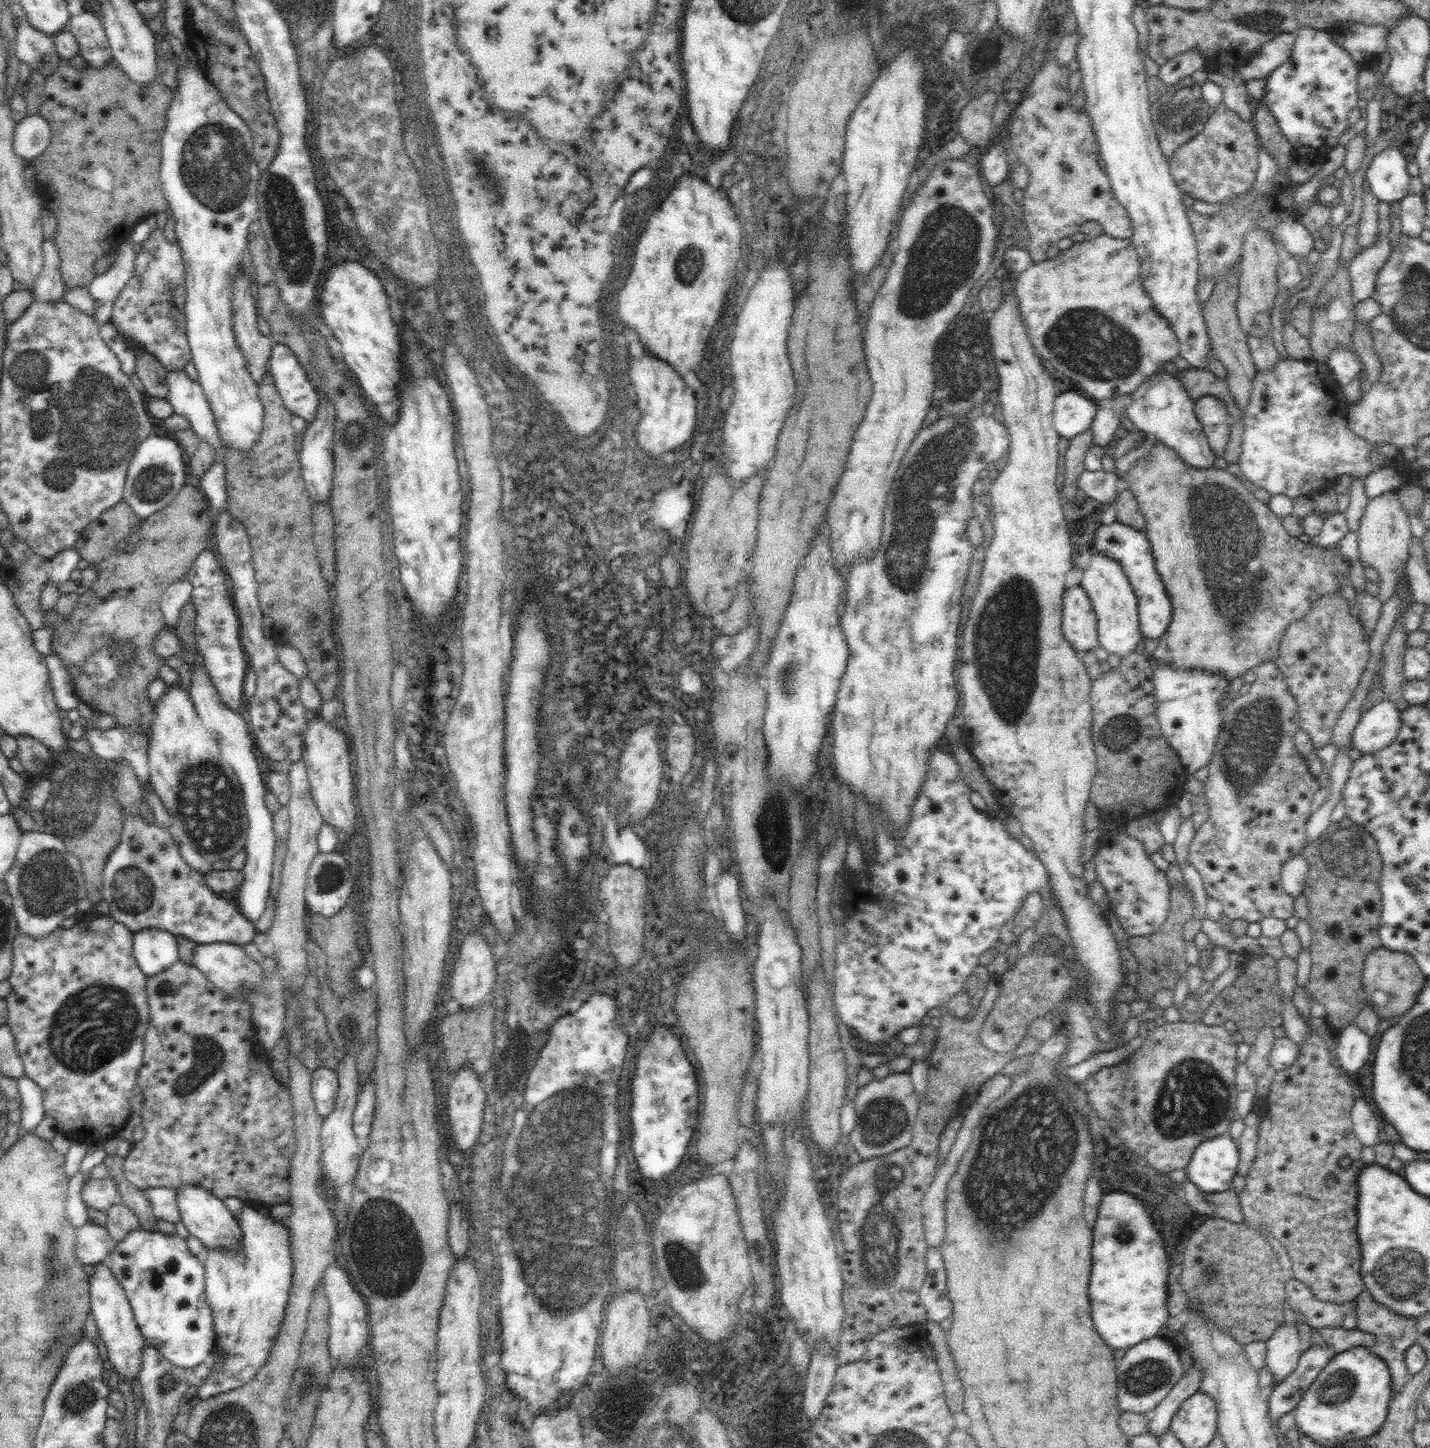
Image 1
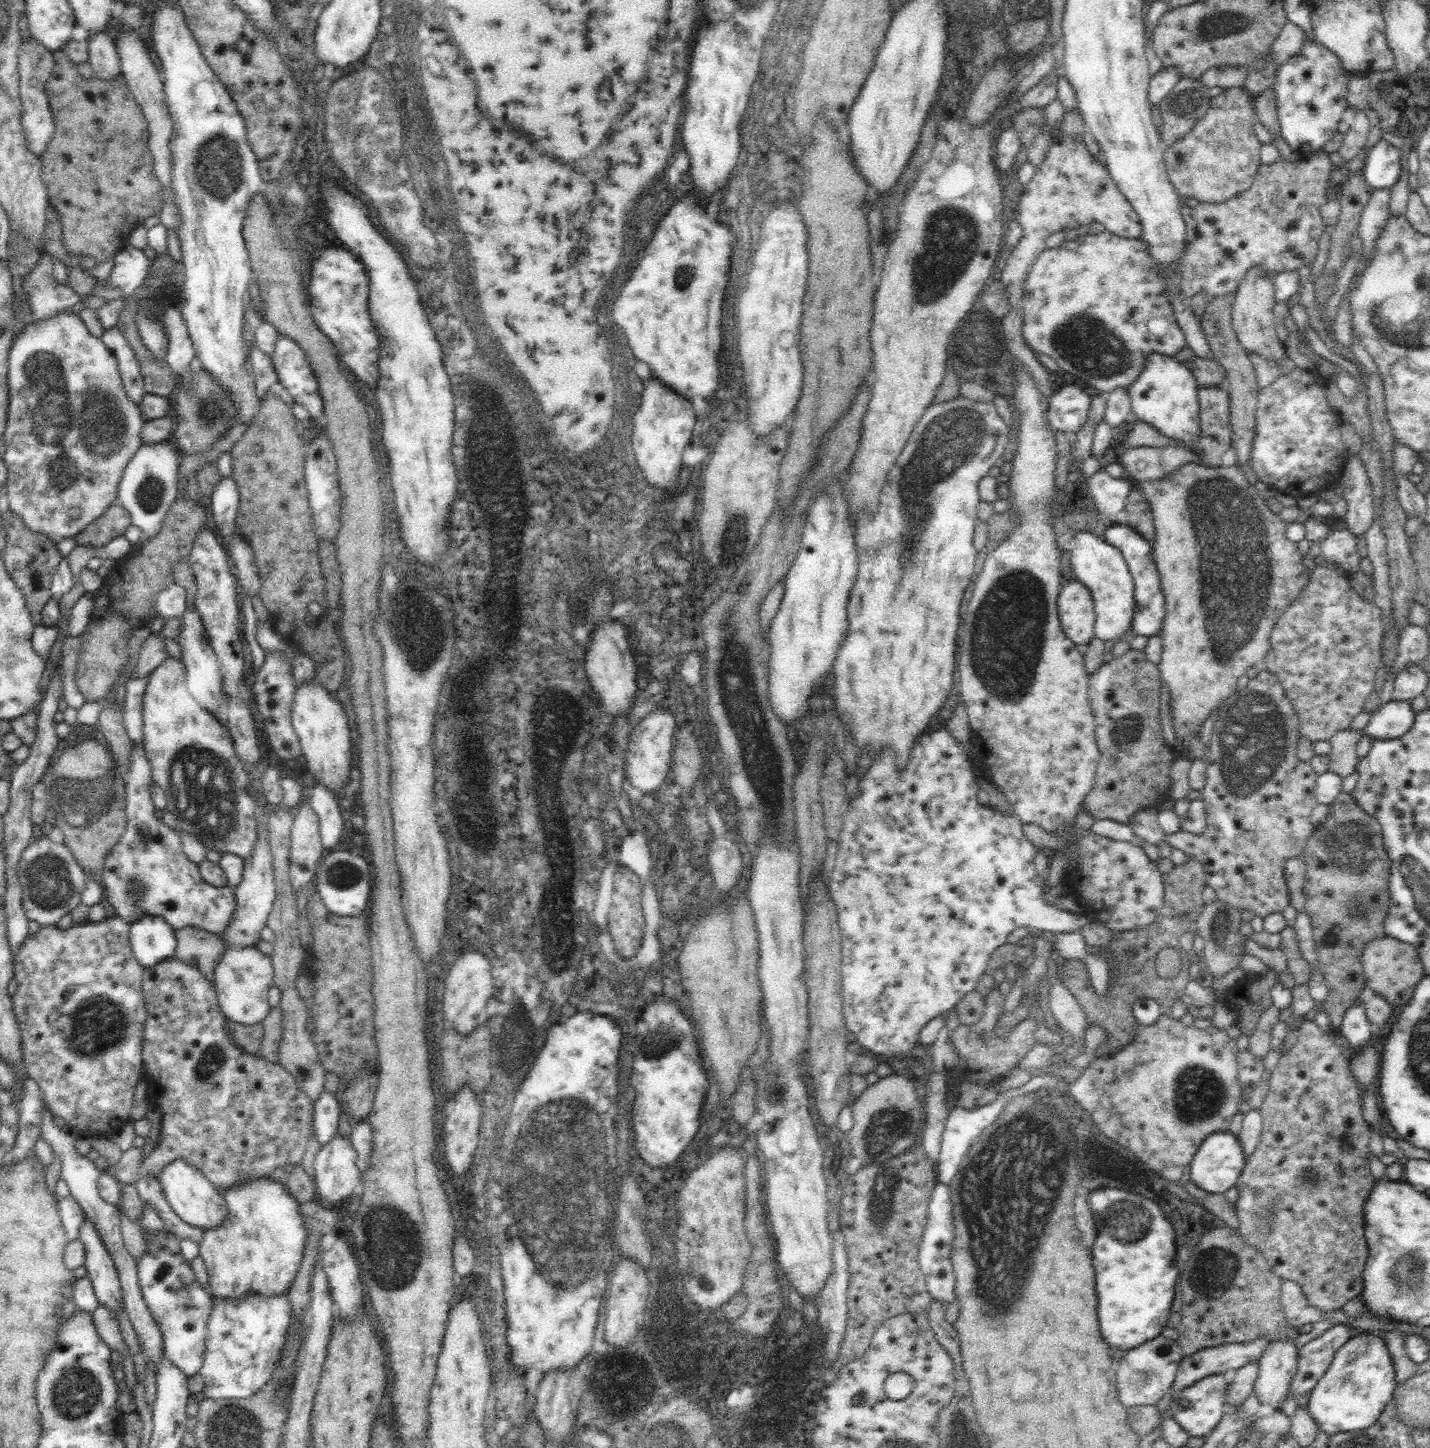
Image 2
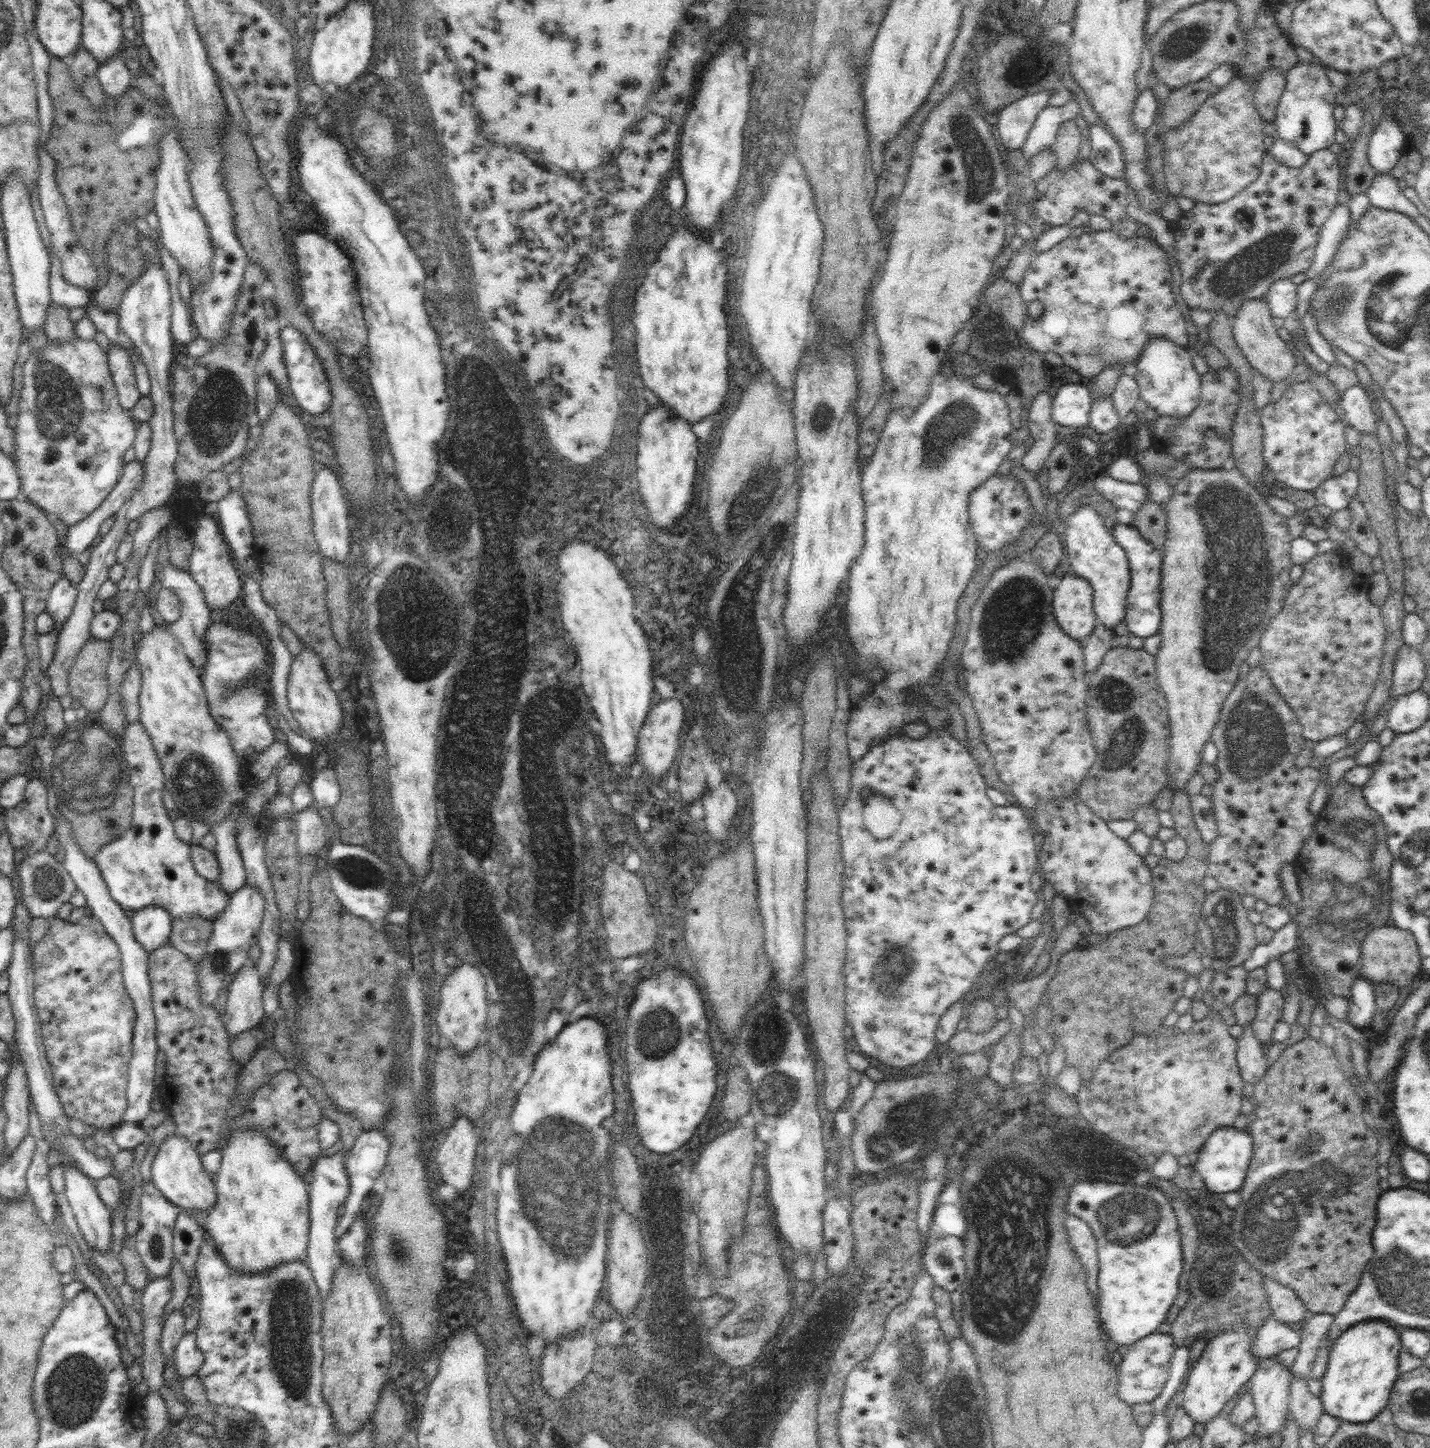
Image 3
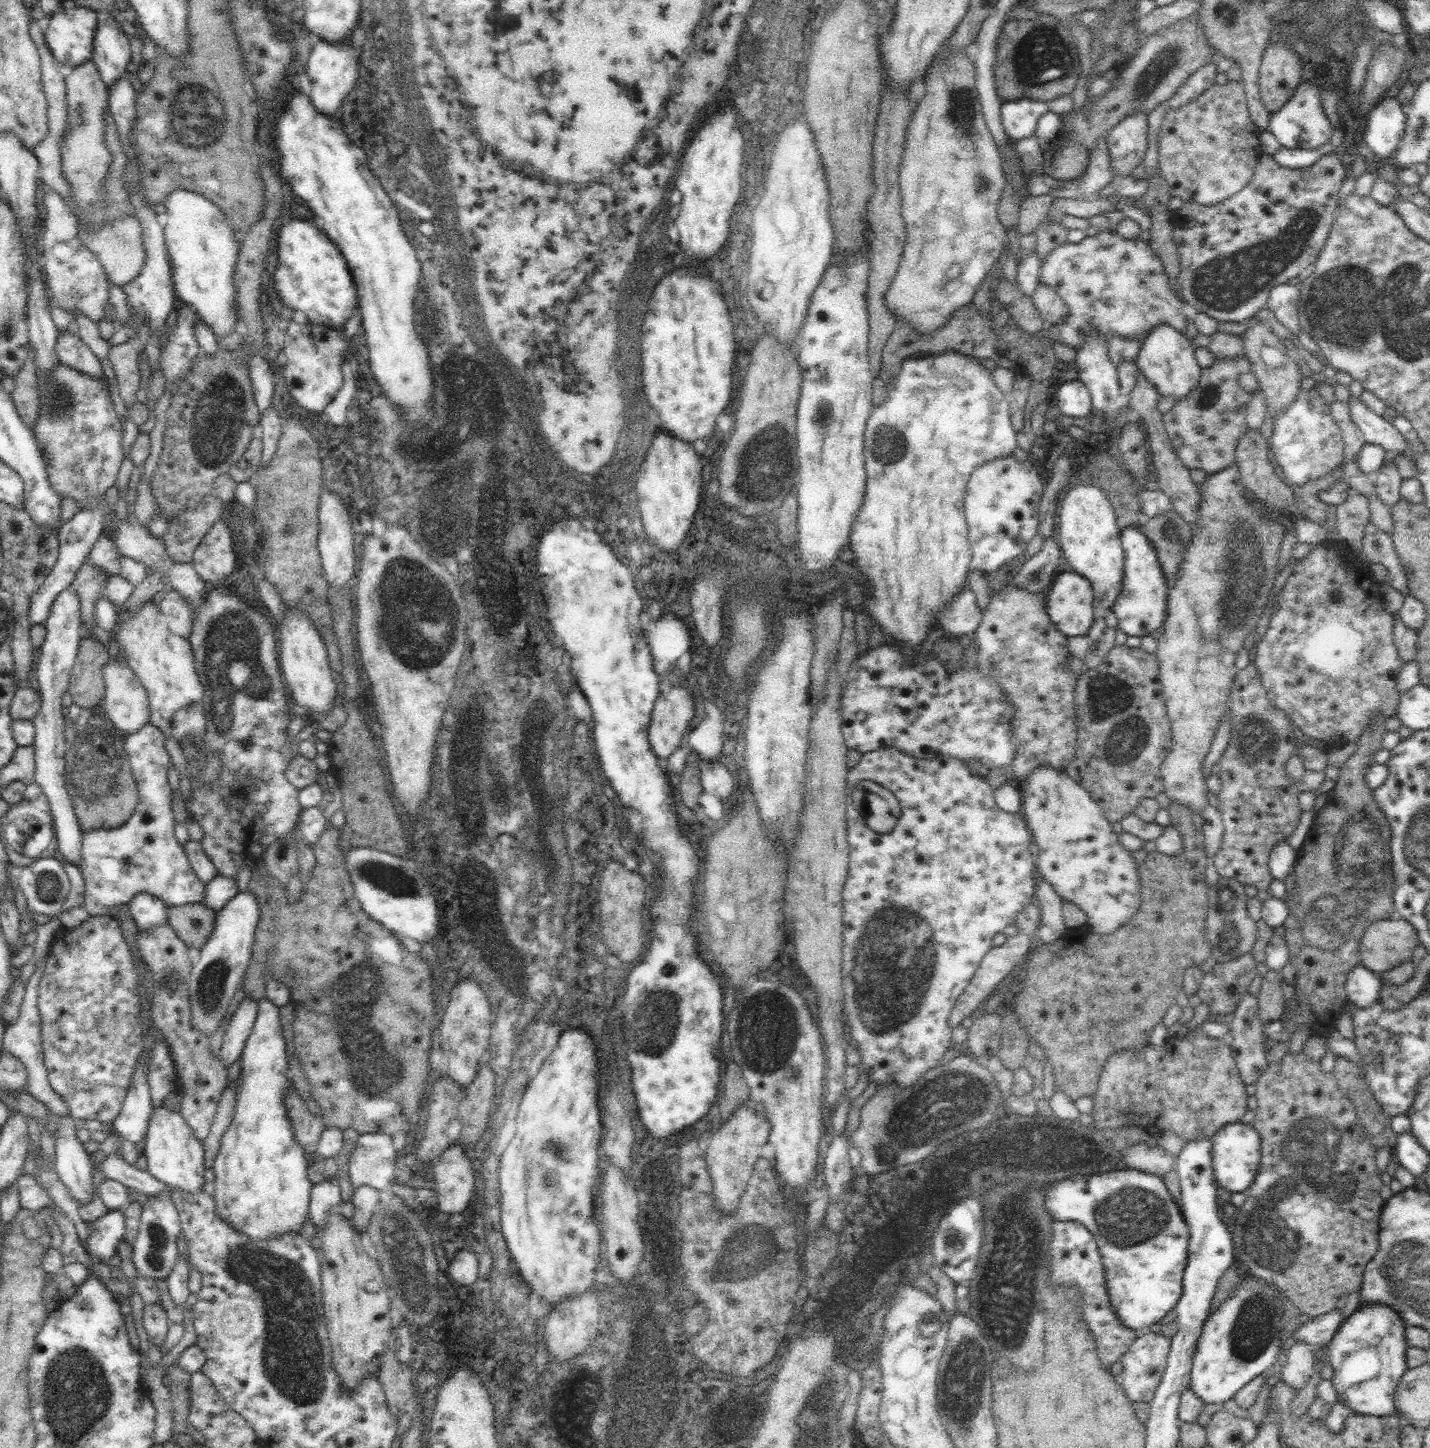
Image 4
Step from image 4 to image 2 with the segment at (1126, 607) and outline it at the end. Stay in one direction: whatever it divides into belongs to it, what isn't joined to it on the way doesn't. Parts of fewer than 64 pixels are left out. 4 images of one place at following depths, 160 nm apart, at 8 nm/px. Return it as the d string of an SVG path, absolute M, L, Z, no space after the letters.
M1115 523L1106 528L1103 537L1114 547L1118 547L1127 562L1135 586L1135 611L1133 616L1133 630L1138 635L1150 637L1158 635L1162 630L1166 614L1165 596L1161 587L1161 578L1157 569L1151 544L1140 534L1134 526Z

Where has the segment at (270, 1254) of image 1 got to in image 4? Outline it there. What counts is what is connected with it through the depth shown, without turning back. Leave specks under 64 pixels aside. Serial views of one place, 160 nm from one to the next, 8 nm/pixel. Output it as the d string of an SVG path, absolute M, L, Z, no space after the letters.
M264 997L257 1001L258 1003L258 1014L256 1020L248 1038L248 1041L243 1048L241 1054L241 1075L238 1079L241 1080L241 1085L239 1086L239 1091L237 1094L237 1104L235 1105L234 1118L228 1127L228 1130L224 1133L221 1138L221 1143L219 1146L219 1151L217 1157L215 1158L213 1164L213 1172L215 1173L215 1180L213 1184L210 1185L210 1189L214 1196L214 1203L216 1203L216 1211L218 1215L236 1231L244 1233L246 1237L250 1237L252 1240L258 1241L272 1241L288 1231L294 1231L294 1233L300 1233L304 1221L309 1217L309 1198L311 1196L311 1190L315 1186L312 1184L310 1179L308 1179L308 1166L309 1161L306 1159L302 1147L299 1146L298 1141L294 1138L294 1131L292 1130L292 1123L289 1119L287 1108L285 1107L285 1090L292 1085L292 1081L286 1077L287 1067L288 1067L288 1055L286 1055L286 1039L287 1035L282 1032L282 1025L280 1024L280 1007L276 1006L270 999Z

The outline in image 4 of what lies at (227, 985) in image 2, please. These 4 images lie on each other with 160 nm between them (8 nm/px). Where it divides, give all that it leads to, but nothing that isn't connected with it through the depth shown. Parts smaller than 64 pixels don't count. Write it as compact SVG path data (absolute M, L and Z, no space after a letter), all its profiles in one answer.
M246 995L236 1008L227 1030L224 1034L224 1043L219 1051L219 1057L227 1068L234 1064L237 1058L241 1058L243 1048L252 1032L256 1016L258 1014L258 1003L252 997Z

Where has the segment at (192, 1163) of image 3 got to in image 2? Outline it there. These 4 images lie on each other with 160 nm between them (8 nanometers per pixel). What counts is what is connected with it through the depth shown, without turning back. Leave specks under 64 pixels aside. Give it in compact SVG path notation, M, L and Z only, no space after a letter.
M177 1158L162 1169L158 1180L164 1191L164 1198L170 1207L182 1220L188 1222L203 1232L206 1229L216 1229L224 1222L228 1215L228 1208L222 1196L222 1191L217 1189L195 1166L190 1166L183 1158Z

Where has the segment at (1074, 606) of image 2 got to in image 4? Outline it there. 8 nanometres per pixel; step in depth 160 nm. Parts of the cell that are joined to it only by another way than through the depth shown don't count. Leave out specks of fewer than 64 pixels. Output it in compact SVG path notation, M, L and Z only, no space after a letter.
M1074 572L1057 573L1047 591L1046 609L1055 627L1067 637L1085 635L1095 621L1090 581Z

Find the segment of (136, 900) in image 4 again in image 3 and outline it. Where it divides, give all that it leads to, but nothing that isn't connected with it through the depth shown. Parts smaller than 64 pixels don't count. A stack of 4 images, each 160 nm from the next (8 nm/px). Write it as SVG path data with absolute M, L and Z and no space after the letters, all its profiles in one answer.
M149 904L131 918L134 938L150 953L170 942L172 916L164 908Z

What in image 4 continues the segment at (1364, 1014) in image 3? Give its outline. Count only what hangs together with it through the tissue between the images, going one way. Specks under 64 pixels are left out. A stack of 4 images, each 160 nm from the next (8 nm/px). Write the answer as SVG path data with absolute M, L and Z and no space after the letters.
M1361 962L1347 976L1345 989L1349 1001L1359 1008L1370 1008L1380 999L1382 976L1368 970Z

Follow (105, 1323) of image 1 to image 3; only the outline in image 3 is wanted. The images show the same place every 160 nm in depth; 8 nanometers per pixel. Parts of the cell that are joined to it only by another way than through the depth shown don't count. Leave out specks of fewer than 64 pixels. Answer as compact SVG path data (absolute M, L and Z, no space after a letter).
M63 1166L66 1188L64 1194L78 1221L82 1237L91 1248L103 1253L112 1248L112 1216L100 1200L96 1182L88 1178L78 1167Z

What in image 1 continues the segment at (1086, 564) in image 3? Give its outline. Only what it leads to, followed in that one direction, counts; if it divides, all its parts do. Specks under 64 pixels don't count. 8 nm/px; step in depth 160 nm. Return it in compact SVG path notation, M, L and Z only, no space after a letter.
M1093 545L1090 551L1090 567L1084 570L1080 585L1087 592L1097 616L1099 646L1108 654L1118 654L1124 658L1139 650L1136 646L1143 637L1139 625L1138 601L1121 564L1102 554Z

